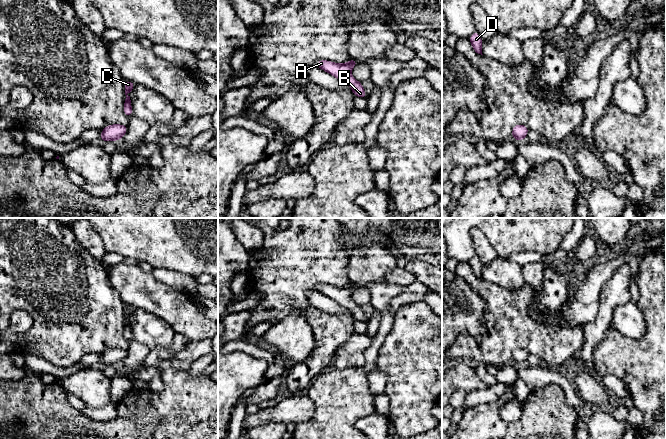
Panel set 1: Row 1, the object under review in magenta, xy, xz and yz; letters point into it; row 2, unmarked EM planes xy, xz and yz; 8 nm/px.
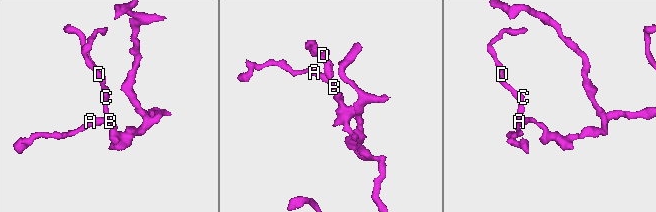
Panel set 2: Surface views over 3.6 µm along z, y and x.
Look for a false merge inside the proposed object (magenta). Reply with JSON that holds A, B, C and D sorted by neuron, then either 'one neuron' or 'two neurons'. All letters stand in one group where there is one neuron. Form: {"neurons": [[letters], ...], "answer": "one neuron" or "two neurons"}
{"neurons": [["A", "B", "C", "D"]], "answer": "one neuron"}

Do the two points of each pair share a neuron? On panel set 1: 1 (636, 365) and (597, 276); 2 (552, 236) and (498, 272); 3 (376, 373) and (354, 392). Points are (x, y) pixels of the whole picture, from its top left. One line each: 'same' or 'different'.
1: different
2: different
3: different

